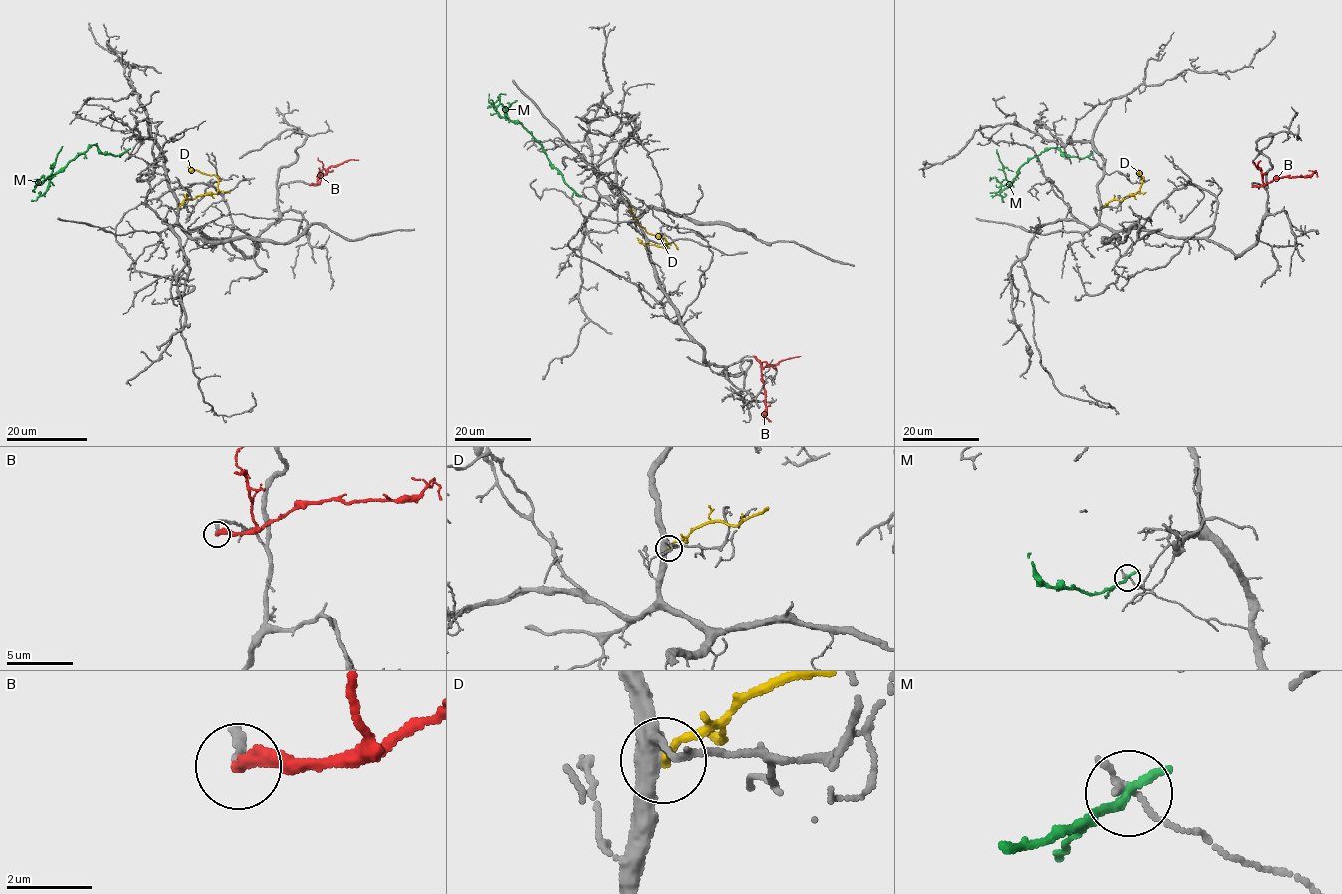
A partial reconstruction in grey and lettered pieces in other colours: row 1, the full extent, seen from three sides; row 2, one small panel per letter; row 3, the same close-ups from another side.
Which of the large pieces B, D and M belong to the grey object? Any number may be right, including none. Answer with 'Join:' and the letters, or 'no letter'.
Join: no letter

